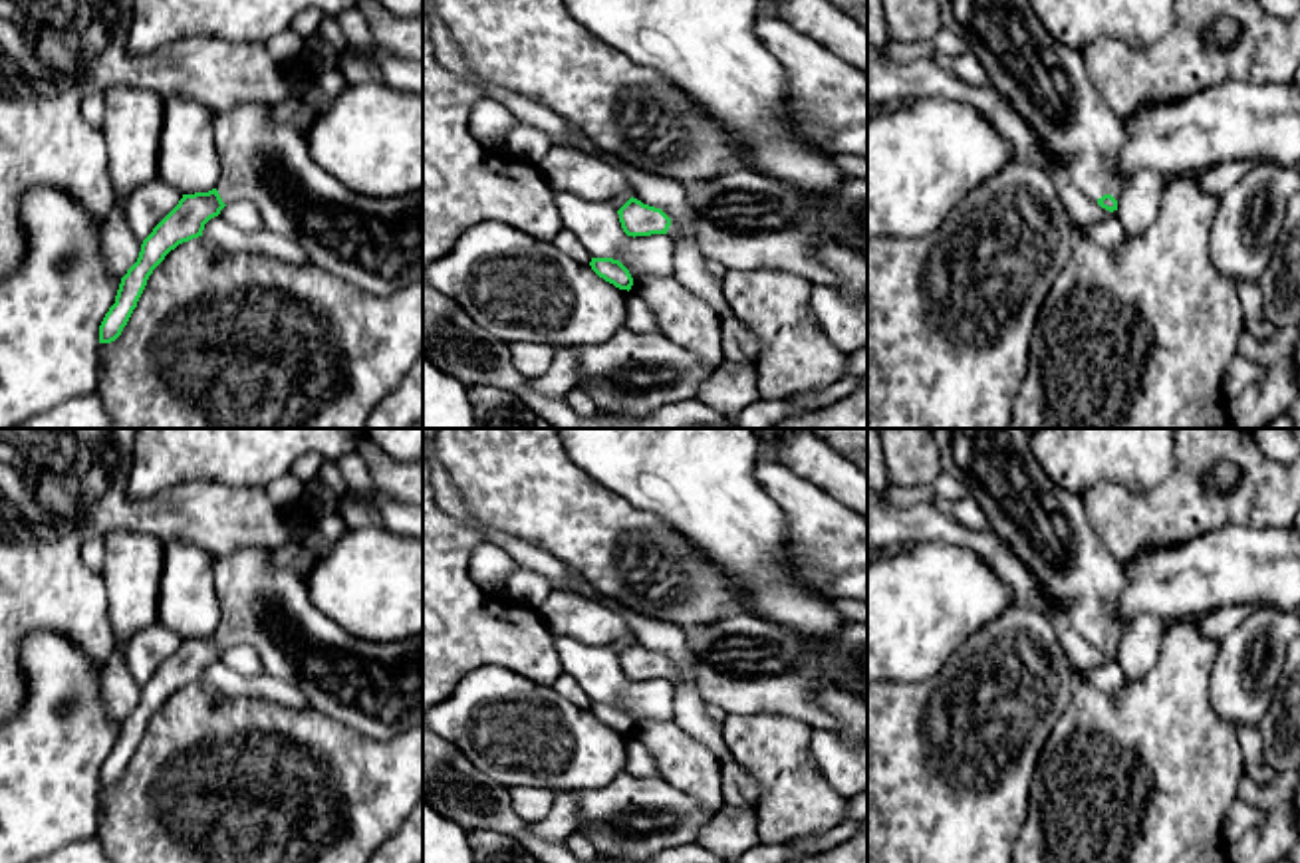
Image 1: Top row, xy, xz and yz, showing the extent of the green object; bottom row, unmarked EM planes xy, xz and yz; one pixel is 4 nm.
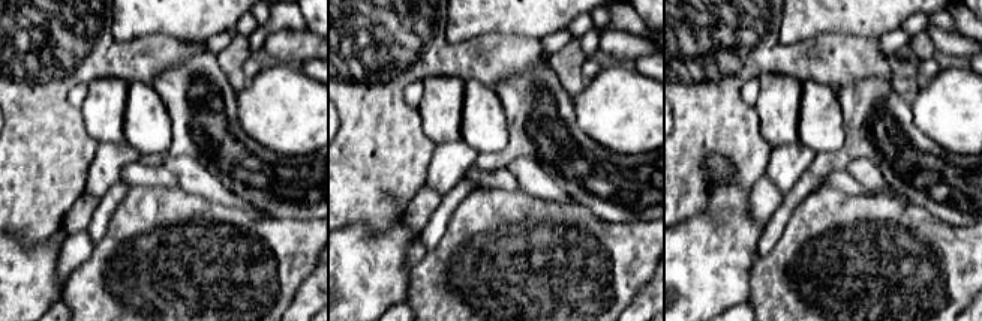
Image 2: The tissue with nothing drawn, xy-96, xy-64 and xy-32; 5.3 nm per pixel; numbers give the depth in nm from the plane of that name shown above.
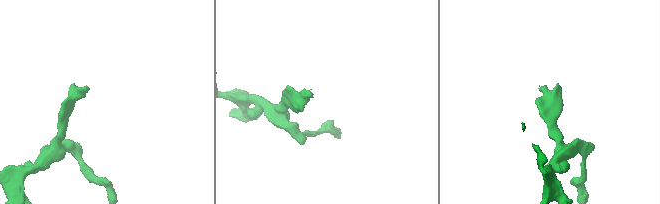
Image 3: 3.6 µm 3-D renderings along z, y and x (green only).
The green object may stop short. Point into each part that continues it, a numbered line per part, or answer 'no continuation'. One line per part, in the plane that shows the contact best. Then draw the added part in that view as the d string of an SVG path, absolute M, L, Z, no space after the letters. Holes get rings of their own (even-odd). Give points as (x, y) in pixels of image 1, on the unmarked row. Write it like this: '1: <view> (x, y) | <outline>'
1: yz (1046, 528) | M933 429L943 472L965 480L988 518L990 530L1036 577L1046 597L1092 645L1111 639L1119 645L1131 623L1115 615L1123 591L1123 565L1098 538L1084 498L1054 484L1030 450L1028 429Z

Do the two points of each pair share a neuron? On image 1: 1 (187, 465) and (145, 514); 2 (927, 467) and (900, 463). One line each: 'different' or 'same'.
1: different
2: same

